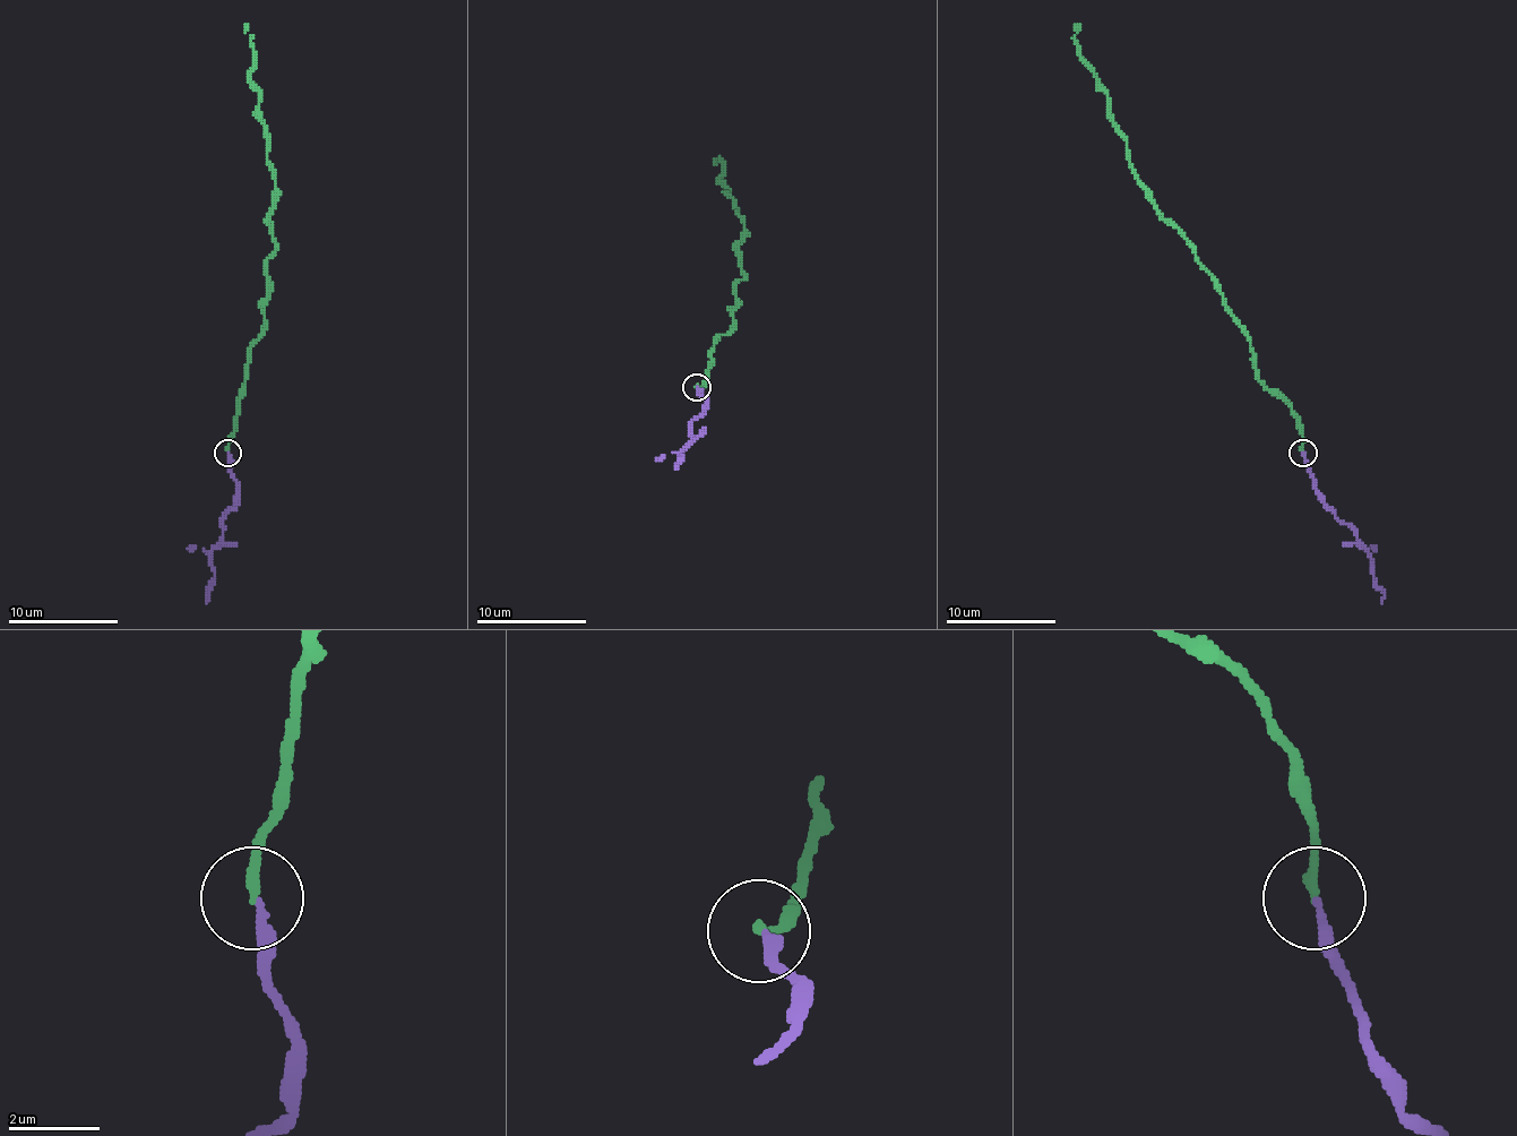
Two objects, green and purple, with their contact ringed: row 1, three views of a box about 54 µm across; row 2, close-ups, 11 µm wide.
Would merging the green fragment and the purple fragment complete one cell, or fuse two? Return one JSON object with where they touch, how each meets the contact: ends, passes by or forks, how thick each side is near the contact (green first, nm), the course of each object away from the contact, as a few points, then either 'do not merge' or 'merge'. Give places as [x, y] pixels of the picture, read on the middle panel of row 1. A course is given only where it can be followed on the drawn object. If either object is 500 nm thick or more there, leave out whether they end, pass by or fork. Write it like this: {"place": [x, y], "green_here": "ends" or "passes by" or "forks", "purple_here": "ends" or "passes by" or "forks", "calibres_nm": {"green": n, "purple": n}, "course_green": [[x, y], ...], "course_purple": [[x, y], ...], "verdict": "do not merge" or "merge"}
{"place": [697, 387], "green_here": "ends", "purple_here": "ends", "calibres_nm": {"green": 220, "purple": 220}, "course_green": [[697, 386], [714, 343], [733, 324], [735, 282], [743, 276], [743, 222], [716, 164]], "course_purple": [[697, 386], [705, 397], [705, 409], [691, 422], [691, 439], [681, 453], [683, 458], [678, 468], [675, 466]], "verdict": "merge"}

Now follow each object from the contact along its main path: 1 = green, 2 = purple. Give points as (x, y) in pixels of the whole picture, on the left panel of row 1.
1: (229, 453), (275, 243), (275, 178), (250, 79), (248, 24)
2: (229, 453), (236, 505), (223, 518), (223, 532), (212, 553), (215, 584), (206, 603)

